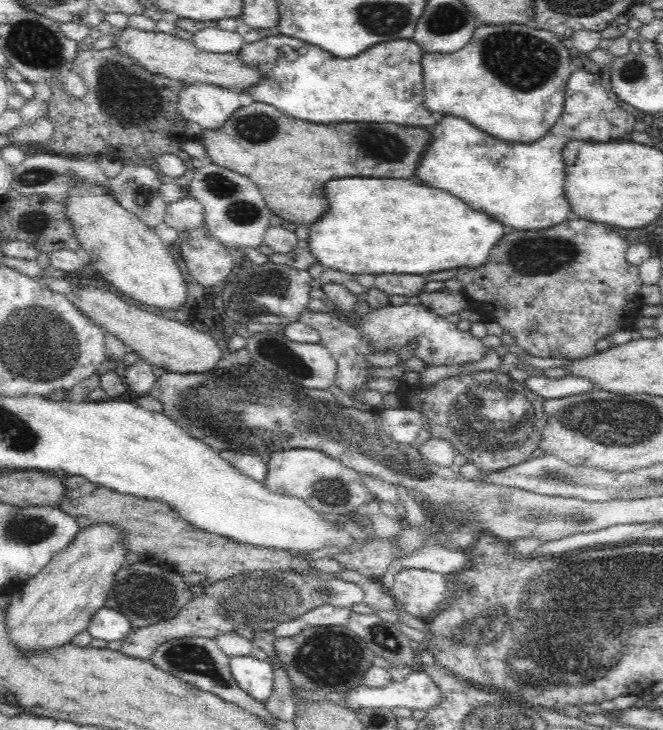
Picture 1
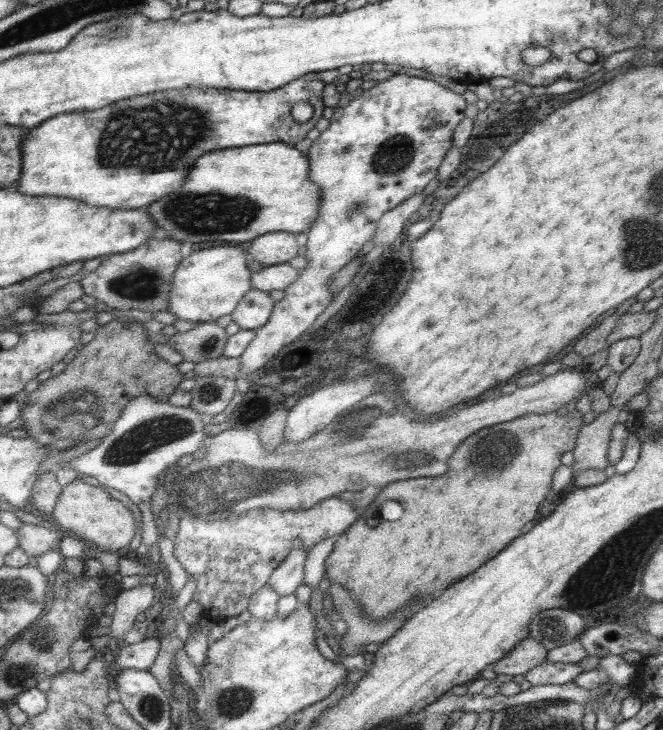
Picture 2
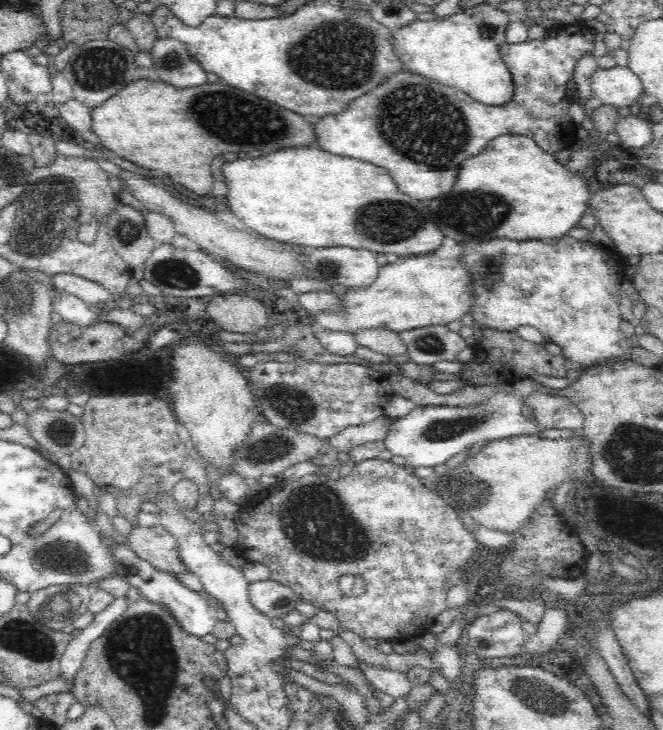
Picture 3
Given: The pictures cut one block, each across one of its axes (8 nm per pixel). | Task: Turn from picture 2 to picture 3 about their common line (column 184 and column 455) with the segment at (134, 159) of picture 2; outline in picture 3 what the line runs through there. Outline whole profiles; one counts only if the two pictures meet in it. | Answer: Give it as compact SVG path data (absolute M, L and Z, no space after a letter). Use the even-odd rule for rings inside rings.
M566 31L552 32L540 40L529 39L519 44L502 44L500 55L513 77L514 94L509 102L501 106L487 106L456 88L446 88L442 84L408 71L398 72L390 76L386 82L382 82L378 88L368 90L362 94L363 96L352 100L340 113L309 119L316 135L316 146L330 154L355 158L379 166L390 174L398 190L410 198L438 198L454 186L460 170L456 166L466 158L476 156L496 136L529 136L544 152L553 155L558 150L569 148L577 137L576 126L568 116L572 100L566 93L567 85L574 79L578 62L583 56L592 53L594 48L592 34L568 34Z

